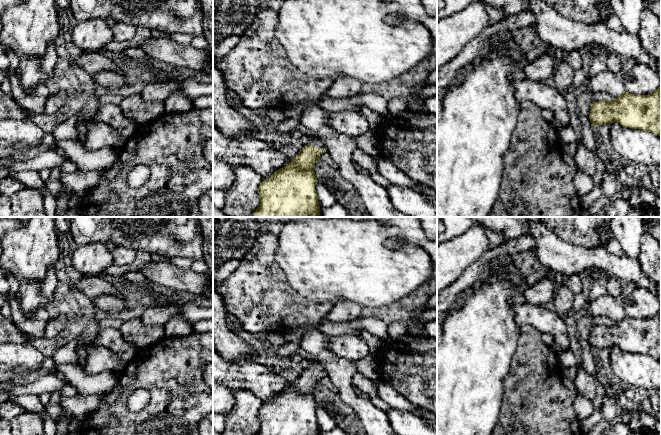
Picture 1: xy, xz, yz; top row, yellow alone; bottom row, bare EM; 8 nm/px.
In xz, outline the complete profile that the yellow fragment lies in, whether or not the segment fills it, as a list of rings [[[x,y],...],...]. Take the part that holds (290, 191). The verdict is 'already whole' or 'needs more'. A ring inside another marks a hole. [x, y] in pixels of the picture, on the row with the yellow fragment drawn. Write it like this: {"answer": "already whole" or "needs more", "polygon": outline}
{"answer": "needs more", "polygon": [[[315,137],[283,168],[263,179],[258,187],[260,206],[249,217],[319,217],[320,206],[315,186],[315,163],[327,151],[323,140]]]}

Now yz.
{"answer": "already whole", "polygon": [[[661,86],[649,95],[624,91],[614,100],[590,103],[590,122],[594,127],[618,122],[623,127],[661,135]]]}

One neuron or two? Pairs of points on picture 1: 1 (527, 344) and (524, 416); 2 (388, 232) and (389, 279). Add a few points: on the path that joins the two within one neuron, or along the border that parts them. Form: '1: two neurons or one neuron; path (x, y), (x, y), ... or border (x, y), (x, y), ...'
1: one neuron; path (527, 362), (527, 398)
2: one neuron; path (381, 244), (381, 267)

